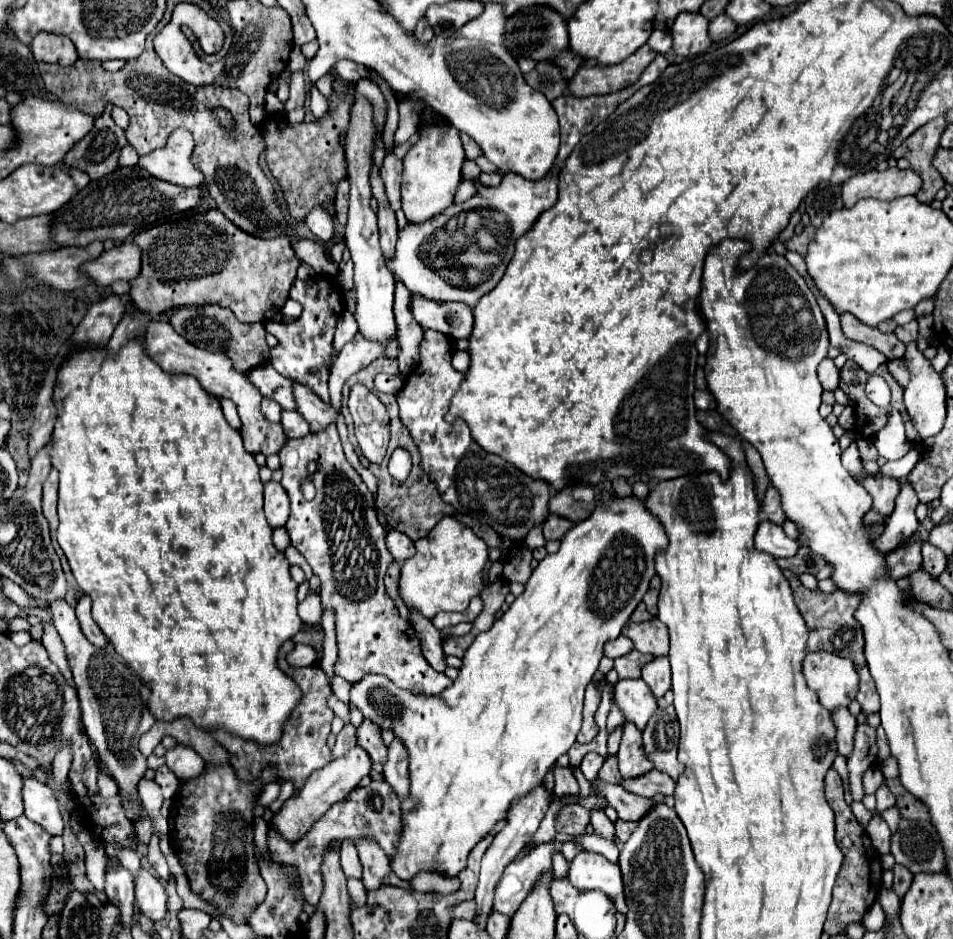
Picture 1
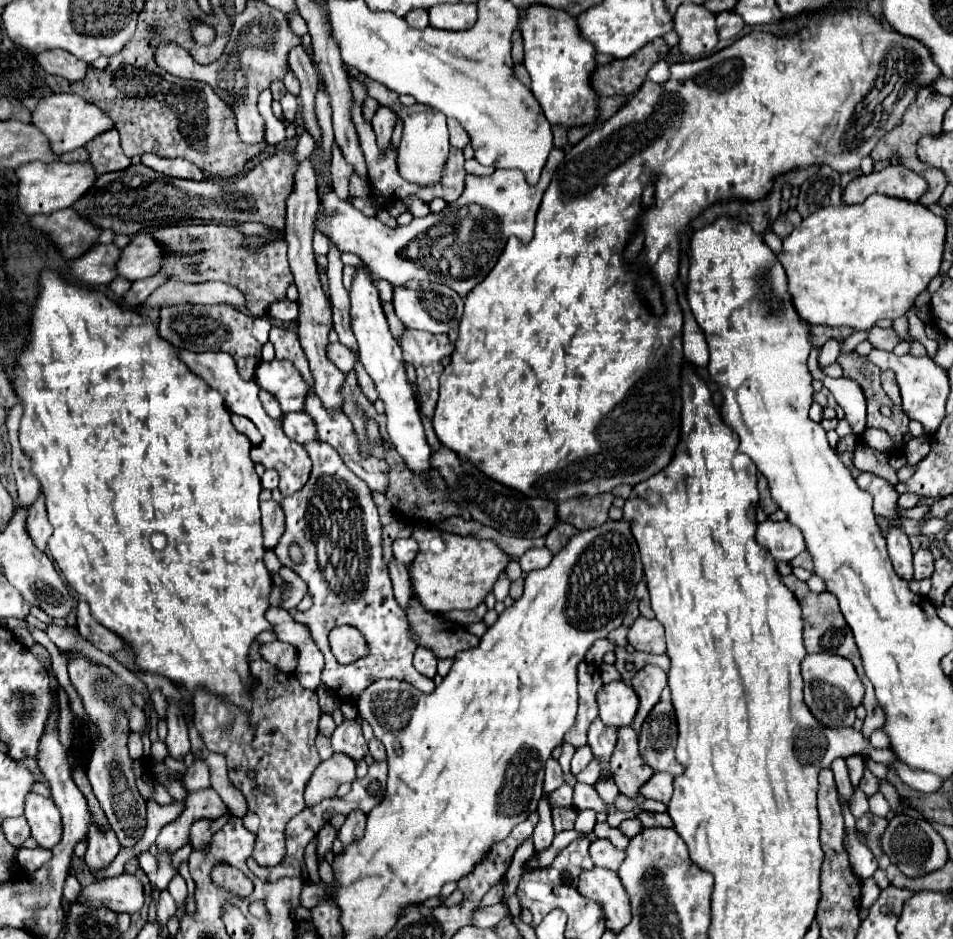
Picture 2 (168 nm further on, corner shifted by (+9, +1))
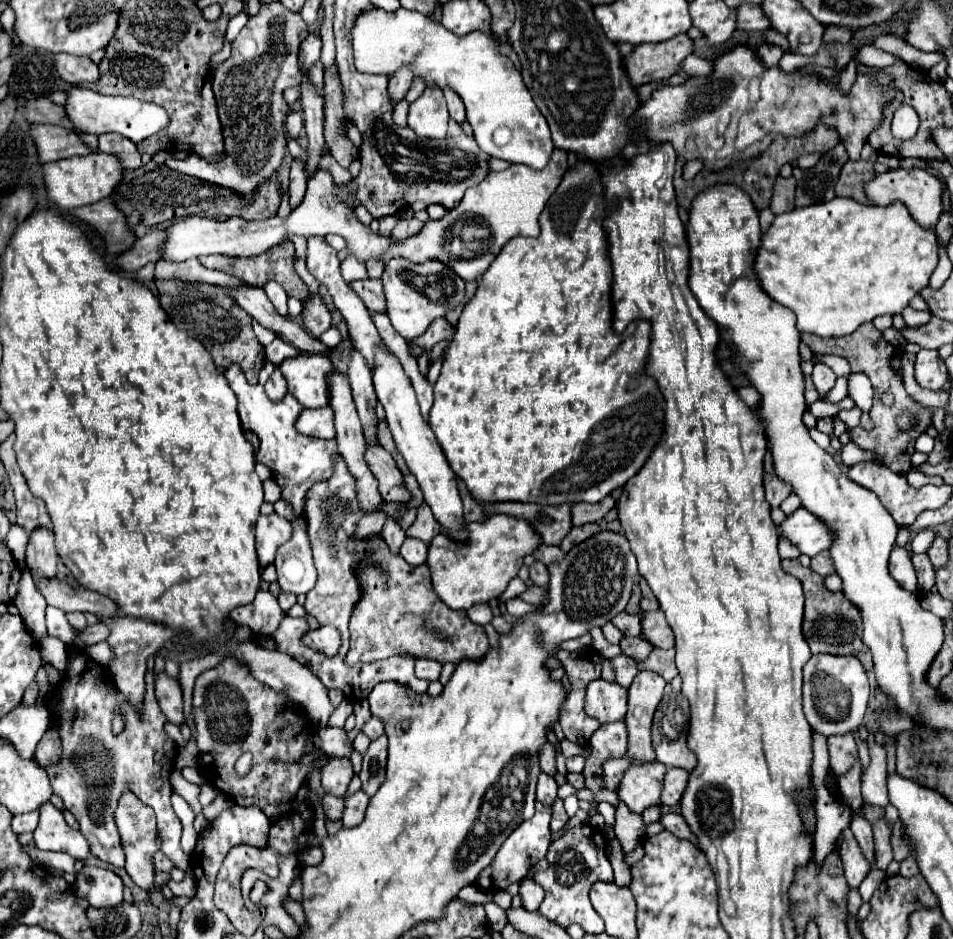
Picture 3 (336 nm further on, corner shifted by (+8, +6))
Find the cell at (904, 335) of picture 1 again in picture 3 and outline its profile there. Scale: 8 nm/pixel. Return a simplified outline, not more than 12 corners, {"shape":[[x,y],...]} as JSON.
{"shape":[[911,307],[903,311],[903,319],[909,327],[927,325],[929,311],[915,311]]}

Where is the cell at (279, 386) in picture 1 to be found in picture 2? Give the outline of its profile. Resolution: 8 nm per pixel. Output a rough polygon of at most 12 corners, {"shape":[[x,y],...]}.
{"shape":[[262,362],[254,382],[282,412],[300,412],[310,392],[290,362]]}

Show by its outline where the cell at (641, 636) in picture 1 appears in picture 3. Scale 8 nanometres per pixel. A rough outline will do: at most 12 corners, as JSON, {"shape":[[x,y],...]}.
{"shape":[[663,611],[643,613],[643,635],[659,649],[675,645]]}

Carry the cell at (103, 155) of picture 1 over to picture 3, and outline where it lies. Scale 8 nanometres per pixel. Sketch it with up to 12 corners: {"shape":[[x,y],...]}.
{"shape":[[117,133],[99,135],[99,151],[119,155],[125,169],[137,169],[137,145]]}

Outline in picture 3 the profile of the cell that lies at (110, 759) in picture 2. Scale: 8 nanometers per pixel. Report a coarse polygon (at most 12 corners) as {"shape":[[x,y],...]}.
{"shape":[[133,793],[115,811],[137,887],[155,887],[155,813]]}

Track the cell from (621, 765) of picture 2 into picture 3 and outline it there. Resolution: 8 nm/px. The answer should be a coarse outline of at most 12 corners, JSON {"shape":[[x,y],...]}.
{"shape":[[667,767],[627,769],[617,795],[631,813],[661,805]]}

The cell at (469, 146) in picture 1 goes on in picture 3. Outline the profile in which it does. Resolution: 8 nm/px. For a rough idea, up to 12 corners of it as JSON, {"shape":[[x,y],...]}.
{"shape":[[447,89],[449,115],[455,121],[465,121],[465,105],[455,91]]}

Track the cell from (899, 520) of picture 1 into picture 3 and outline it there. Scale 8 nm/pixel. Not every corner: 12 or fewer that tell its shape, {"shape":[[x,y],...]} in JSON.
{"shape":[[895,547],[889,557],[891,577],[907,591],[917,593],[911,555]]}

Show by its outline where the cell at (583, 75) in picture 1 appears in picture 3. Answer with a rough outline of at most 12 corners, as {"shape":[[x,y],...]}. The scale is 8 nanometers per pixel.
{"shape":[[693,41],[643,43],[625,57],[631,85],[673,77]]}

